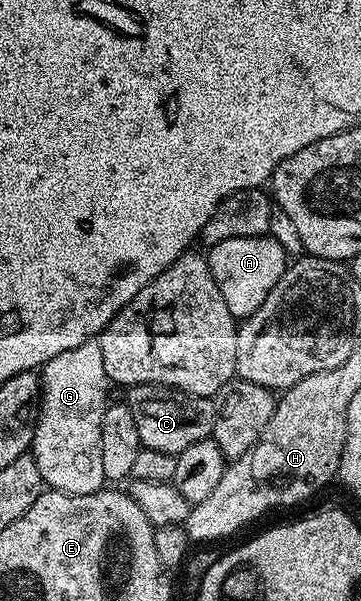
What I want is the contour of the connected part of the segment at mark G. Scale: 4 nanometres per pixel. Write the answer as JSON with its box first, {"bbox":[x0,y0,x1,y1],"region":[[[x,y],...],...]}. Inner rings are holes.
{"bbox":[29,339,109,494],"region":[[[98,339],[81,342],[65,354],[57,354],[41,369],[41,399],[37,404],[35,433],[29,455],[37,462],[48,489],[65,494],[93,494],[105,484],[101,466],[101,418],[109,397],[109,381]]]}

